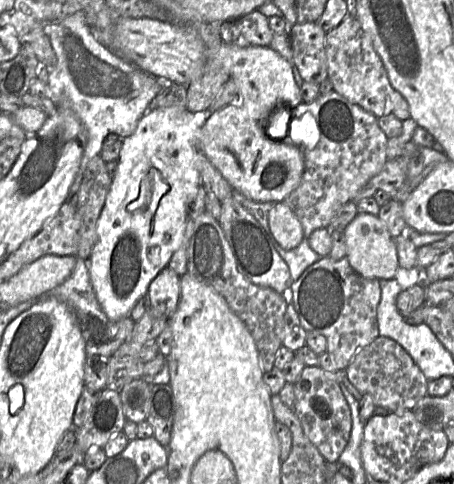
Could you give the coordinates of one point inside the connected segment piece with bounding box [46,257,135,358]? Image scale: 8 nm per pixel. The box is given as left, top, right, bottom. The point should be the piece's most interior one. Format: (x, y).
(102, 336)

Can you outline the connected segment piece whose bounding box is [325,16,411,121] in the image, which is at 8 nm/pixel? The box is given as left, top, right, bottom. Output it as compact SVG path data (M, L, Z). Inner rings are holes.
M347 16L337 27L326 33L325 51L328 79L333 85L333 91L377 118L386 115L394 115L402 121L411 118L408 102L392 87L371 36L364 31L357 17Z

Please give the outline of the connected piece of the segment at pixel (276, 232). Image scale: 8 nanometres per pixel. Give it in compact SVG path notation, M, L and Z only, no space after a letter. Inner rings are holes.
M284 202L273 205L268 215L273 238L281 249L297 247L304 238L303 226L293 210Z

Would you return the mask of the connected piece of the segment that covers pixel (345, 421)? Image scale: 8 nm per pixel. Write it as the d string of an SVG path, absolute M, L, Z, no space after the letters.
M319 365L306 366L294 383L294 393L293 410L301 422L305 435L328 464L335 464L347 445L352 430L351 410L336 372L325 371Z

